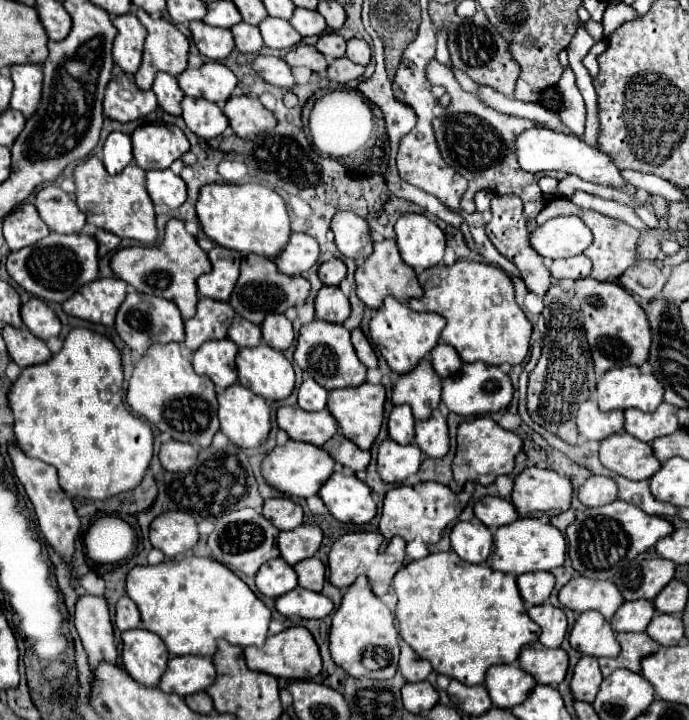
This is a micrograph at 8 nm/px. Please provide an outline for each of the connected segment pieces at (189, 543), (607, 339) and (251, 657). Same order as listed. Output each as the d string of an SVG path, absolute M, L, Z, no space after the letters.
M167 511L151 523L149 541L155 549L159 549L167 557L175 559L175 557L191 551L197 545L197 541L199 541L197 523L189 513Z
M587 277L577 281L575 295L581 305L583 327L587 333L587 341L591 345L595 371L599 375L615 365L643 365L647 361L651 345L649 321L641 305L633 299L633 295L627 289L623 289L617 283Z
M289 627L277 635L269 635L263 647L245 647L245 661L249 669L273 675L277 679L309 681L321 671L319 647L305 627Z

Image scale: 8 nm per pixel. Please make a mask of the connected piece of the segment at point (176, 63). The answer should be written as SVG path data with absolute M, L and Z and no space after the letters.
M137 9L137 19L147 29L143 63L135 73L135 83L139 89L147 91L153 85L157 71L165 71L169 75L179 75L187 69L187 53L189 41L187 37L167 19L153 19L143 9Z

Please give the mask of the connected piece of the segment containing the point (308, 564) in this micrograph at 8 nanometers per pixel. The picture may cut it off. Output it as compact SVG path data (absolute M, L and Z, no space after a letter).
M309 557L305 561L299 561L293 567L299 575L299 585L311 591L321 591L325 583L325 565L319 557Z

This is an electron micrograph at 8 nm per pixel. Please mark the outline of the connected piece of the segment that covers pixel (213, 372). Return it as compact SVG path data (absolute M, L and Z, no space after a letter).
M219 339L219 341L207 341L207 345L201 345L193 355L193 367L197 373L207 375L217 389L227 389L237 381L237 369L235 369L235 357L239 353L239 347L231 339Z

